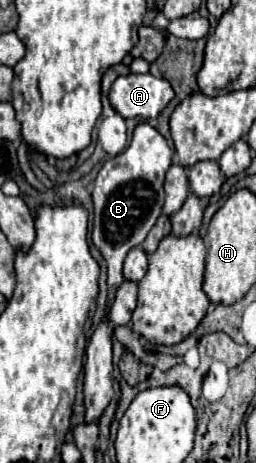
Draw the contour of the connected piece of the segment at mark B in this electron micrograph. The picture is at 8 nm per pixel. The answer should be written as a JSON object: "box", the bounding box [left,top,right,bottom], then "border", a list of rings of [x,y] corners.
{"box":[93,123,173,307],"border":[[[139,123],[133,131],[129,147],[119,153],[117,157],[105,161],[101,167],[95,183],[93,183],[93,205],[95,205],[95,219],[93,219],[93,243],[107,259],[107,275],[109,275],[109,301],[111,307],[115,289],[123,281],[121,269],[125,255],[135,245],[141,245],[155,225],[157,217],[161,215],[161,207],[165,201],[163,181],[165,173],[171,167],[173,151],[169,149],[165,137],[151,127],[149,123]]]}

